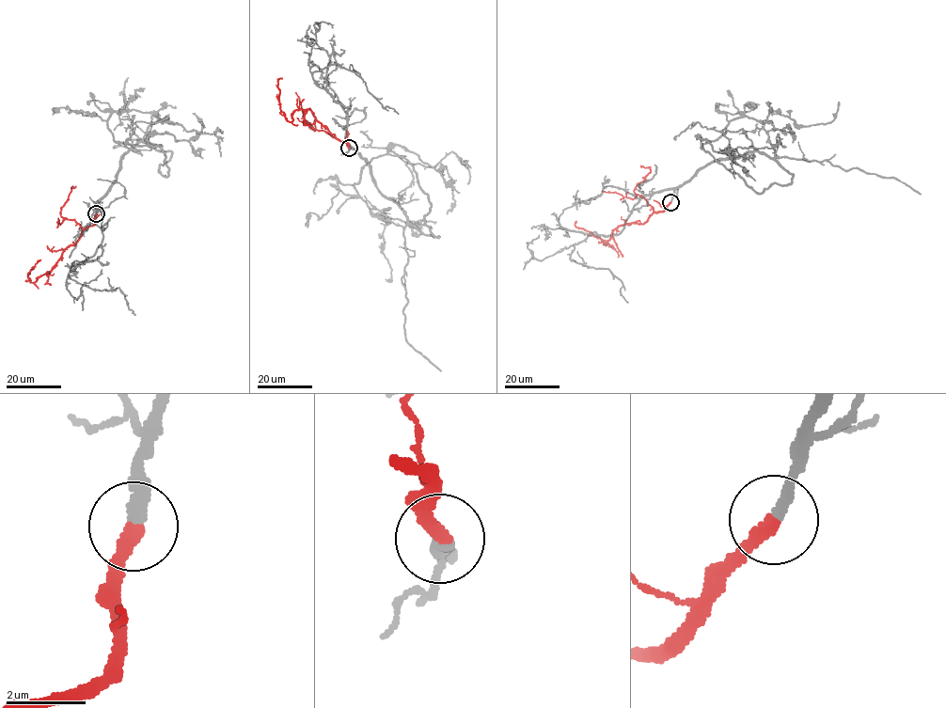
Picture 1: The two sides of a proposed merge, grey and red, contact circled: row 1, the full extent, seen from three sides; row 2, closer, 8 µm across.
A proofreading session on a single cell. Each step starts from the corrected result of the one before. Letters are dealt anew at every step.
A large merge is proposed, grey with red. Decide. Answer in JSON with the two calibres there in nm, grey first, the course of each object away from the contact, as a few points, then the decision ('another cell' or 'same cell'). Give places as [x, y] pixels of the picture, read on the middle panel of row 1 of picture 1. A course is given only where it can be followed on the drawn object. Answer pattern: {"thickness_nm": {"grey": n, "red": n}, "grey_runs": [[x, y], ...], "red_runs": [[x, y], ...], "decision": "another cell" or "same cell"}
{"thickness_nm": {"grey": 280, "red": 320}, "grey_runs": [[349, 148], [409, 222], [437, 238], [425, 222], [428, 196], [391, 154], [354, 186], [385, 220], [392, 280]], "red_runs": [[349, 148], [309, 109], [295, 110], [290, 122], [279, 102], [277, 82], [282, 77]], "decision": "same cell"}

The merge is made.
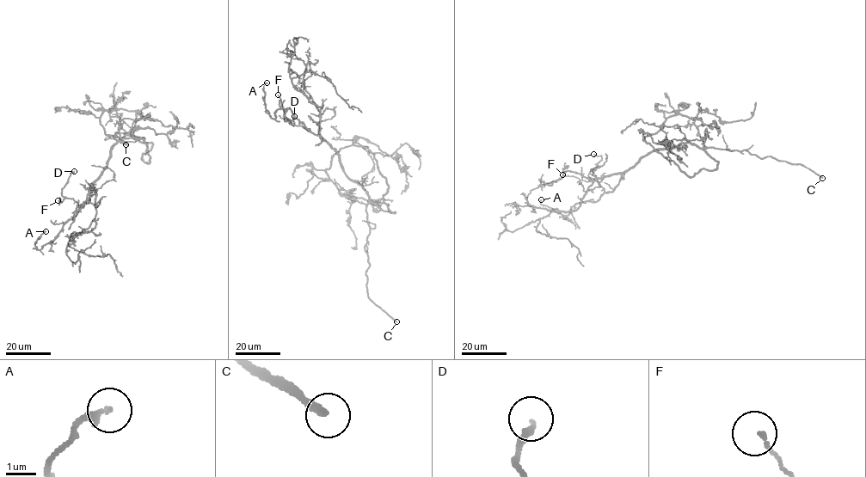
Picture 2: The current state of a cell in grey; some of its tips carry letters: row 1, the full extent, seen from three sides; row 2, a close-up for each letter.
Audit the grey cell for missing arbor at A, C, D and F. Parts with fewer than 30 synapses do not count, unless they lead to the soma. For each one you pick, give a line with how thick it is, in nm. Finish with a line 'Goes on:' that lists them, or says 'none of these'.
C: 200 nm thick
Goes on: C

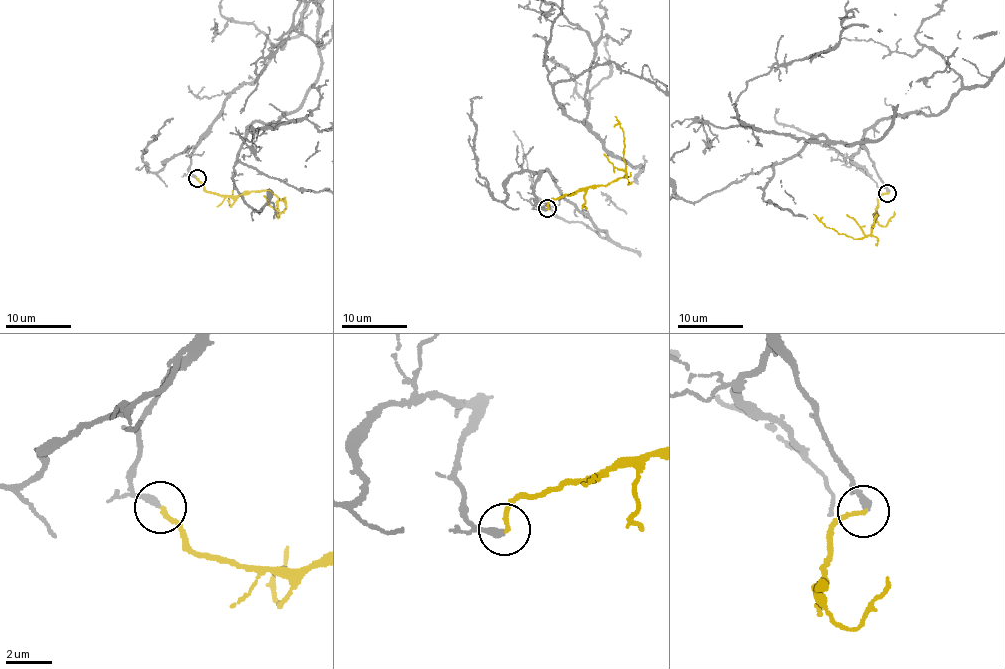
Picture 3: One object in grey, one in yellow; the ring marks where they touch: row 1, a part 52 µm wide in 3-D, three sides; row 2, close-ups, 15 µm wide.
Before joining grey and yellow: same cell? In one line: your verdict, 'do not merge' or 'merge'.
merge

